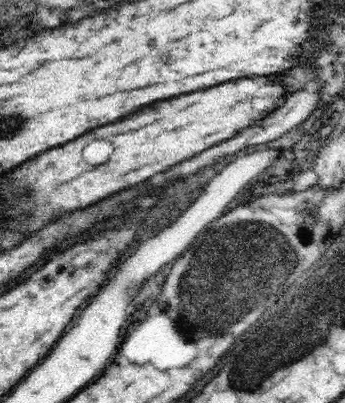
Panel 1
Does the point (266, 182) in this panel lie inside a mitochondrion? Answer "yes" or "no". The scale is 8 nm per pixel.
no

